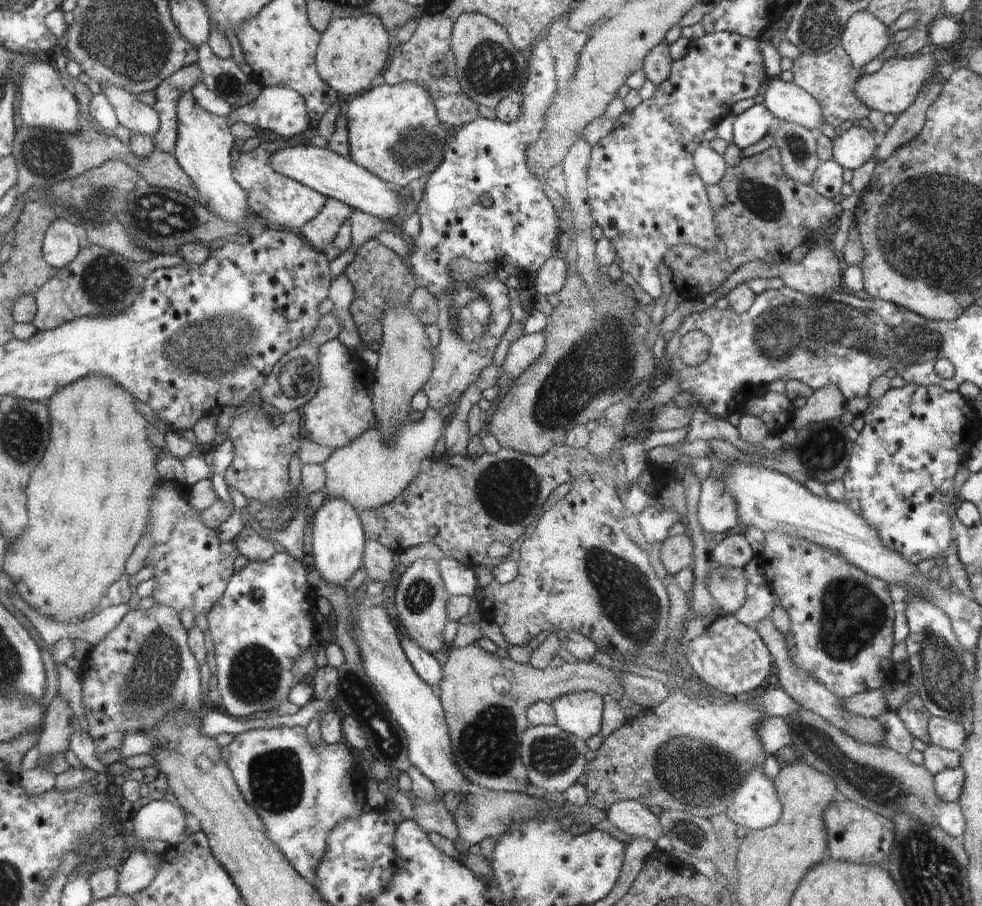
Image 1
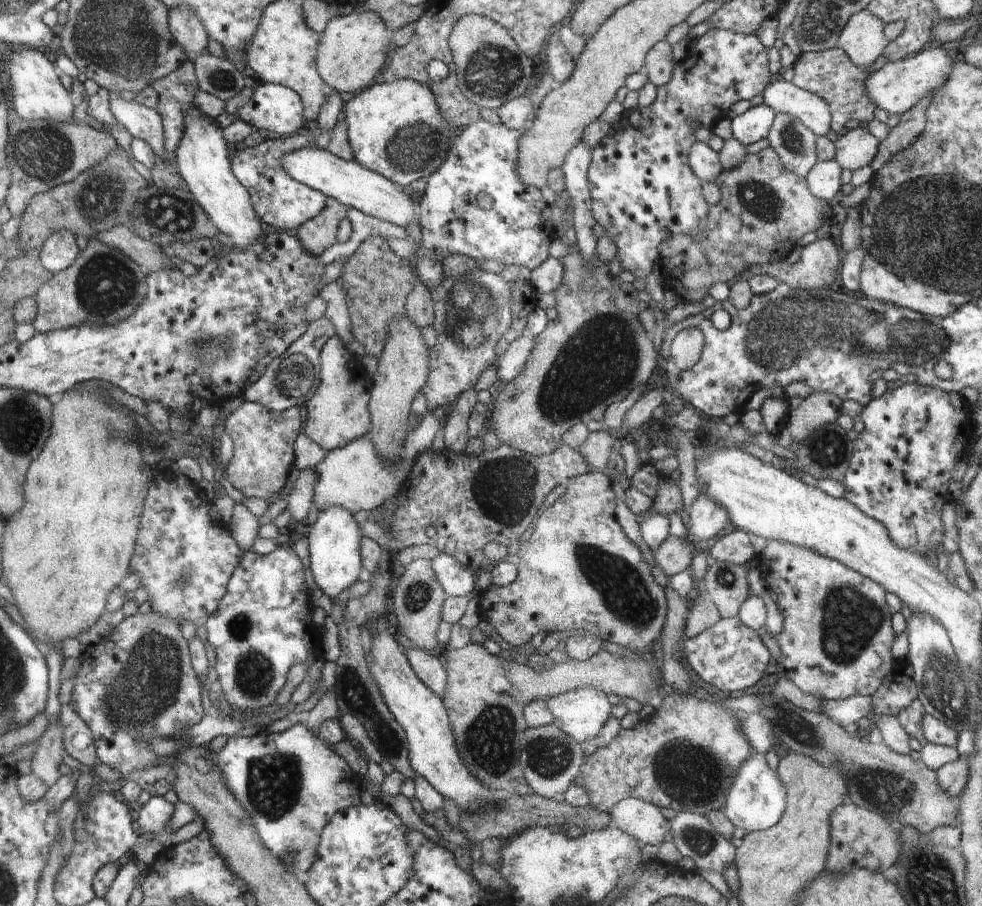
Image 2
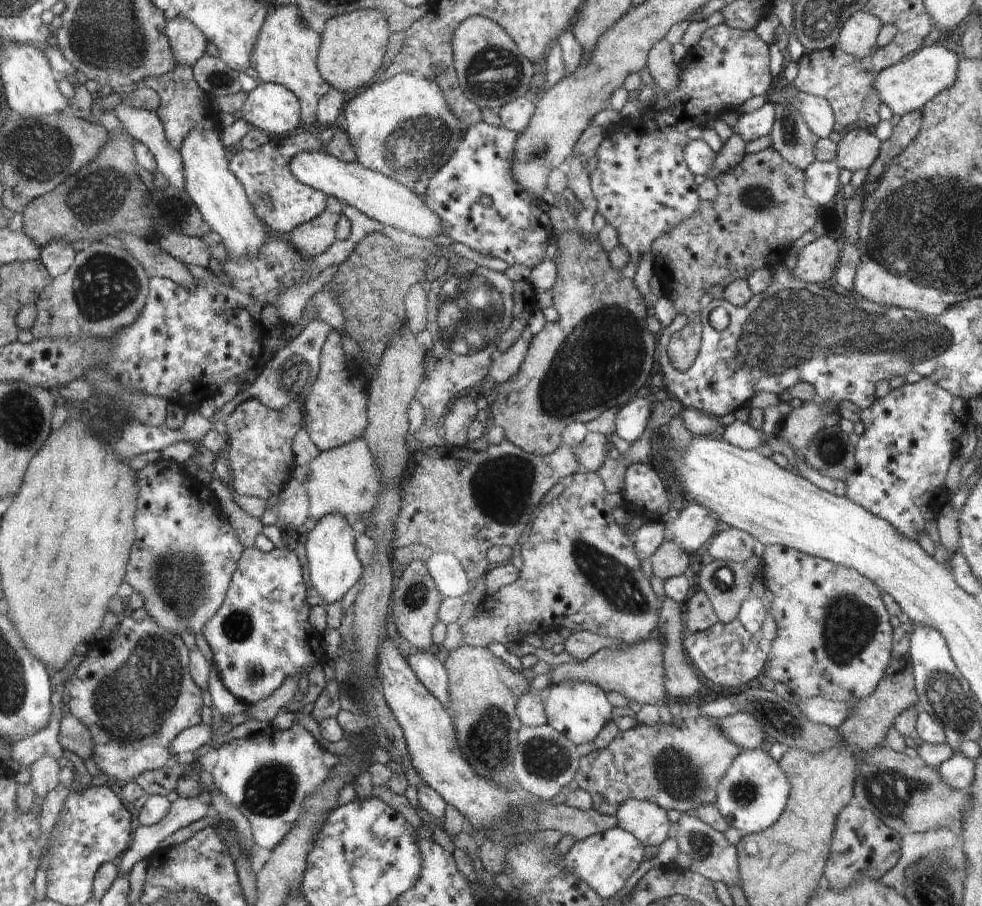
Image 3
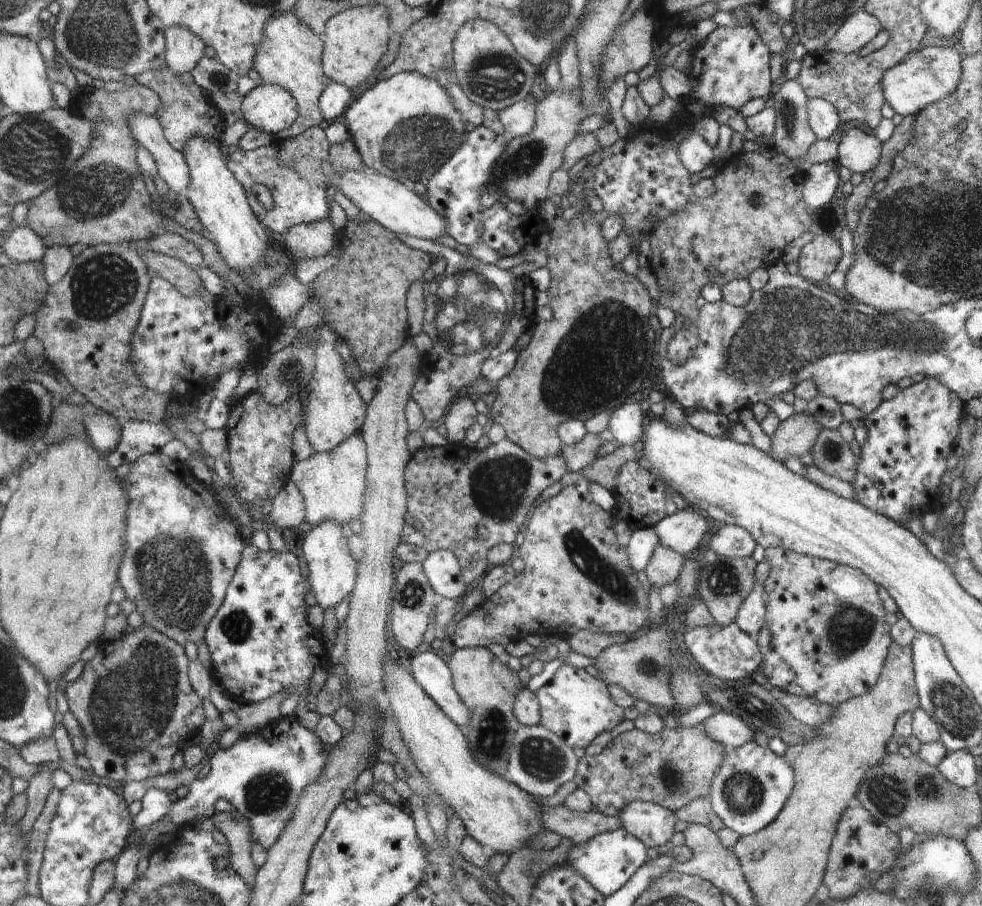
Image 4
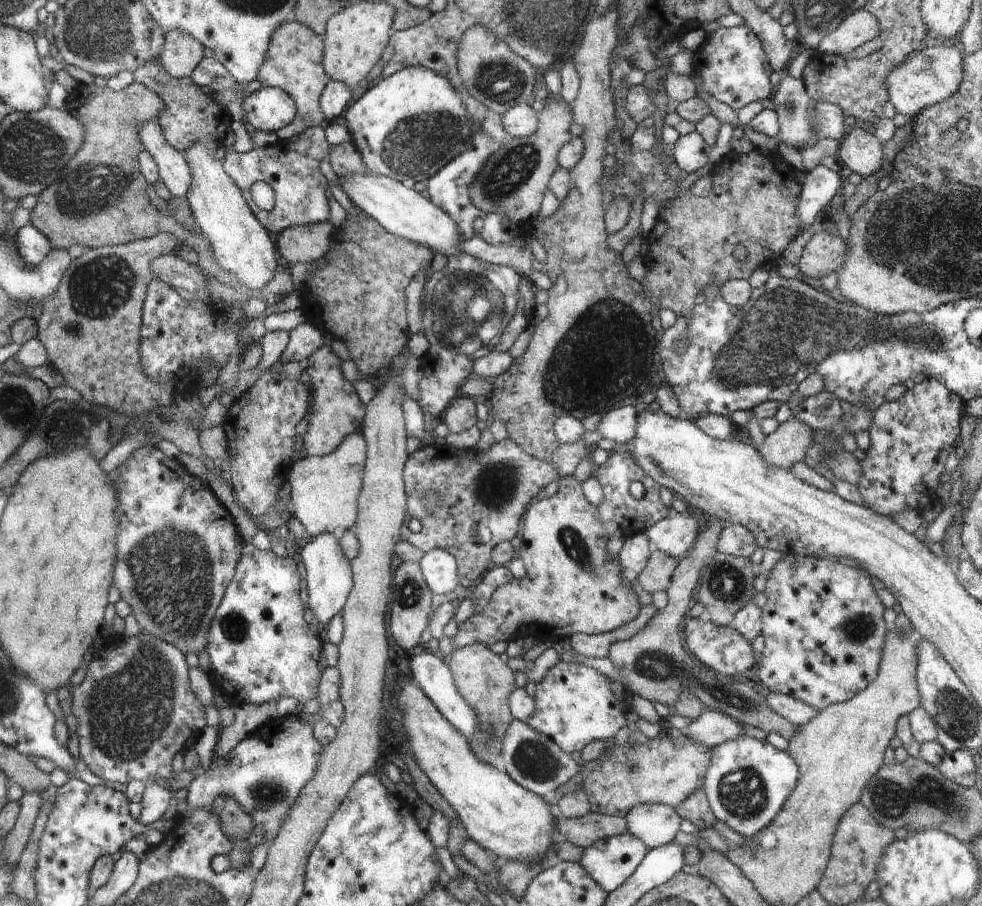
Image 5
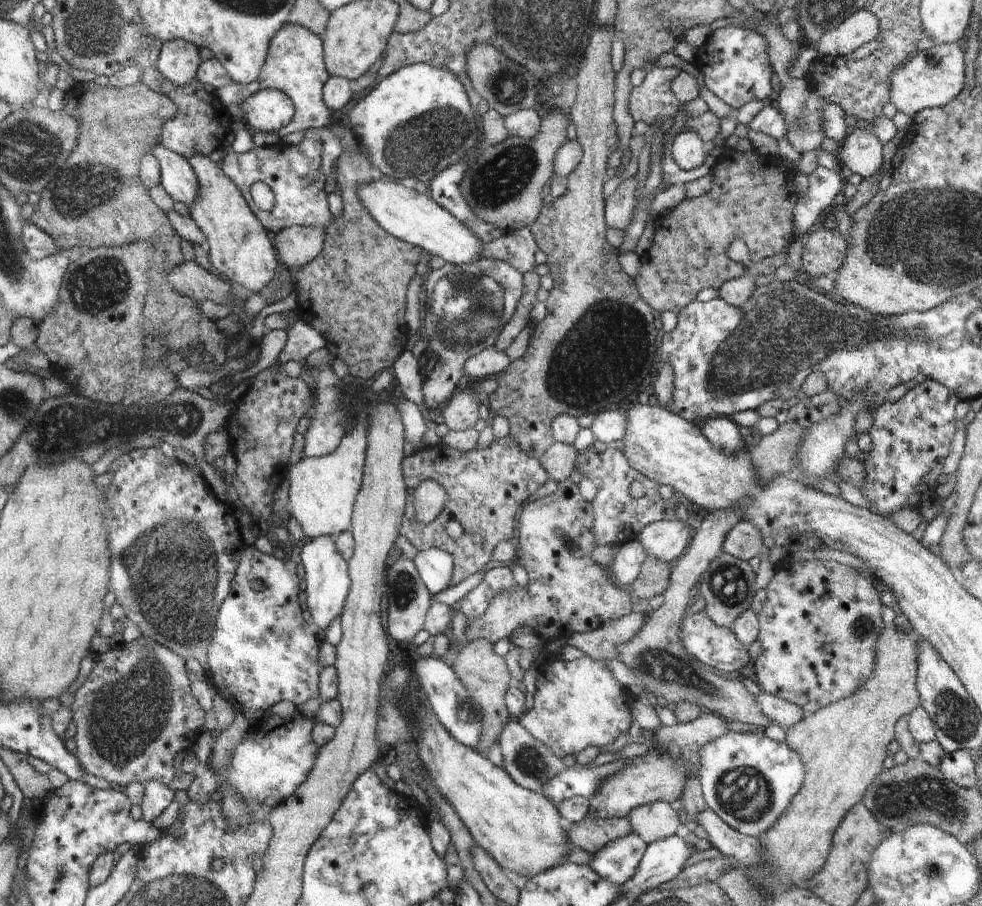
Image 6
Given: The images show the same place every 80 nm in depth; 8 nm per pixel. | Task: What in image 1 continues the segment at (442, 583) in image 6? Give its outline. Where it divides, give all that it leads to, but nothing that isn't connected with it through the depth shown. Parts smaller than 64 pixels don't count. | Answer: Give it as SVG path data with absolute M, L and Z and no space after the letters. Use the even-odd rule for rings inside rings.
M446 556L438 564L445 587L451 595L474 597L479 584L473 568Z

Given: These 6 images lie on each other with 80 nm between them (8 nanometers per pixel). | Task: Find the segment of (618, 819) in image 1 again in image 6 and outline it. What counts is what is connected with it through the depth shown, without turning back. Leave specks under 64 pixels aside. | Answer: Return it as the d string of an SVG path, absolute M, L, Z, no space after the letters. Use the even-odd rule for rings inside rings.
M663 801L638 807L627 817L633 832L647 845L683 832L677 812L669 803Z

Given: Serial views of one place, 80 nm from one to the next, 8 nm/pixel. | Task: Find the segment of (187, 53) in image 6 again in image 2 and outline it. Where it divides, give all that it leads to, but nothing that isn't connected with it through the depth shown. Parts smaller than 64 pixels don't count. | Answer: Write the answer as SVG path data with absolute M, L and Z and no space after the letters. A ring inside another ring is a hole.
M184 5L169 9L169 28L185 53L198 56L206 51L207 28L193 8Z

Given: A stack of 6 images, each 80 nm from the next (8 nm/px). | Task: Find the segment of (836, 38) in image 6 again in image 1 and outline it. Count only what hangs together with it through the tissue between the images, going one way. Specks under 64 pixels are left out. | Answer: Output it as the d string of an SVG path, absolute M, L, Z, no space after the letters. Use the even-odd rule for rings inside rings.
M858 11L850 16L840 42L851 63L859 70L884 52L888 44L890 36L886 24L868 11Z

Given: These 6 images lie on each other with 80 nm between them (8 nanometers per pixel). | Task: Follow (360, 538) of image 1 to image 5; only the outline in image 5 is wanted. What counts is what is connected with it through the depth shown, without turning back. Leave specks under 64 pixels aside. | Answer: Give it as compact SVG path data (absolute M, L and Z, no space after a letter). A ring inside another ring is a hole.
M323 532L322 534L308 537L299 545L302 560L305 564L307 576L309 607L315 612L319 625L330 621L334 614L340 613L348 594L352 594L352 571L350 562L341 547L339 534Z

